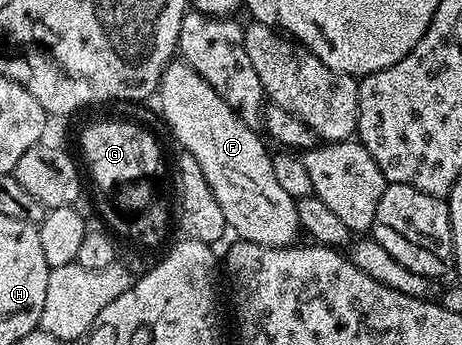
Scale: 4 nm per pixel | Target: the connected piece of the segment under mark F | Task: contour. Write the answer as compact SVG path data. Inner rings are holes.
M182 61L167 64L159 82L158 98L163 98L163 119L171 126L175 139L182 150L190 153L201 165L201 173L205 173L205 181L209 181L209 189L213 189L213 197L217 197L217 205L221 205L221 213L225 213L225 221L232 232L236 231L239 239L247 239L257 245L266 247L290 247L296 242L295 235L300 234L295 199L281 189L281 184L273 174L271 164L272 152L267 151L268 144L264 136L247 122L219 96L217 89Z

